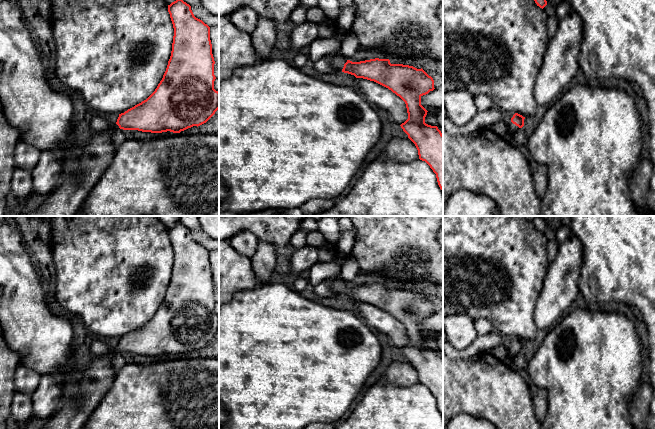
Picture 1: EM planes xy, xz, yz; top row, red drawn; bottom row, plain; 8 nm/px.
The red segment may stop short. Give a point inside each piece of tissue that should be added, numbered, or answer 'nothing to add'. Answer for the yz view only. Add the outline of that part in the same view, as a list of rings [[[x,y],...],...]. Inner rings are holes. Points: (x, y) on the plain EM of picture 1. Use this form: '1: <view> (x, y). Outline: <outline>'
1: yz (511, 352). Outline: [[[512,346],[507,349],[506,357],[503,360],[503,362],[508,365],[510,368],[515,368],[514,367],[514,358],[517,354],[520,352],[513,348]]]

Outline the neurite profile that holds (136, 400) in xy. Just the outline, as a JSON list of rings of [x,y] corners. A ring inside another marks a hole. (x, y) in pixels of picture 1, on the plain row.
[[[173,357],[150,364],[129,363],[117,371],[112,386],[91,413],[82,429],[219,429],[219,358]]]

